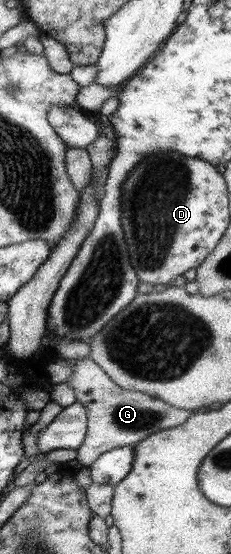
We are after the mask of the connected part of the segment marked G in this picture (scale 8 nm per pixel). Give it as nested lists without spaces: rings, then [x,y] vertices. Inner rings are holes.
[[[90,357],[73,359],[75,364],[73,376],[66,383],[75,388],[77,402],[83,402],[88,409],[86,436],[77,452],[77,461],[82,467],[90,467],[90,465],[102,454],[116,447],[132,446],[139,443],[143,438],[149,437],[149,434],[157,433],[165,429],[171,429],[183,425],[193,414],[193,410],[179,409],[140,391],[127,391],[119,387],[111,378],[97,365]]]

